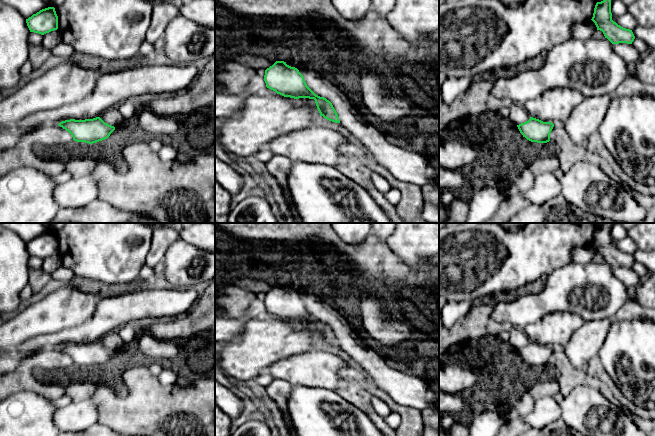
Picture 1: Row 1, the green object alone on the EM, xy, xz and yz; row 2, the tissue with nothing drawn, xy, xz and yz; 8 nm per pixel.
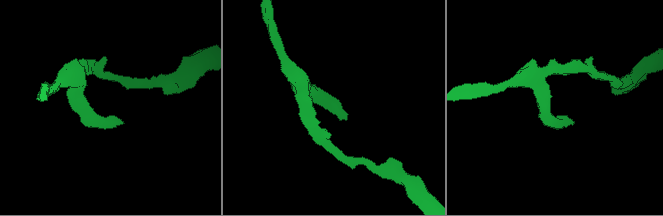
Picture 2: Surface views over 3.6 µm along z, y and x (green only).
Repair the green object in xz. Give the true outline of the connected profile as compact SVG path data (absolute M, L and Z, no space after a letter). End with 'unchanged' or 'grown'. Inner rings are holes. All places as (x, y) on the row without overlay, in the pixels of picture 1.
M276 285L265 294L264 305L267 312L284 321L314 323L320 340L340 347L332 327L326 322L316 319L307 310L303 299L297 292L287 289L284 285Z | unchanged

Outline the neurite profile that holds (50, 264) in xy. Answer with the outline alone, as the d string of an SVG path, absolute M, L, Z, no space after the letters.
M57 253L57 254L44 258L43 264L40 270L47 274L51 274L60 266L62 266L62 260L59 254Z

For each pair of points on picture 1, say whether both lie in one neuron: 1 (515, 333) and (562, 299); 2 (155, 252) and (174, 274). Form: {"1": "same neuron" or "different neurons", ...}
{"1": "different neurons", "2": "different neurons"}

